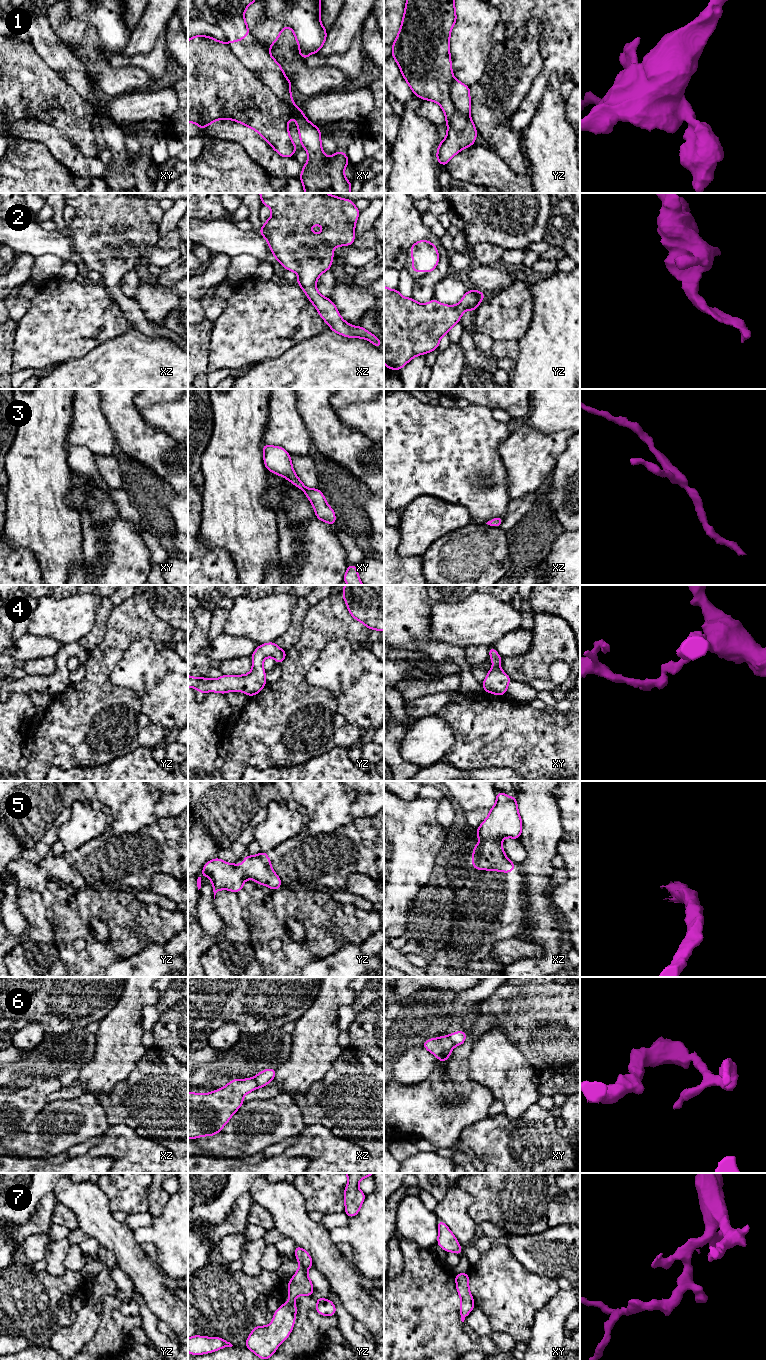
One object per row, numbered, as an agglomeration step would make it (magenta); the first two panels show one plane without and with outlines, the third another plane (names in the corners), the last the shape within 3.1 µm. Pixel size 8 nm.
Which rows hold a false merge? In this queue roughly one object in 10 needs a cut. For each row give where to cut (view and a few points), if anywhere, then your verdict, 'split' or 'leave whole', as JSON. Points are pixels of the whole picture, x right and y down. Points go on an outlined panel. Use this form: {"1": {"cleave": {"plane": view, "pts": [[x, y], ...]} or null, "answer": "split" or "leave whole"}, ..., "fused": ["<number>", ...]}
{"1": {"cleave": {"plane": "xy", "pts": [[227, 44], [236, 57], [253, 70], [288, 106], [291, 116]]}, "answer": "split"}, "2": {"cleave": null, "answer": "leave whole"}, "3": {"cleave": null, "answer": "leave whole"}, "4": {"cleave": null, "answer": "leave whole"}, "5": {"cleave": null, "answer": "leave whole"}, "6": {"cleave": {"plane": "xy", "pts": [[447, 1036], [454, 1045]]}, "answer": "split"}, "7": {"cleave": null, "answer": "leave whole"}, "fused": ["1", "6"]}

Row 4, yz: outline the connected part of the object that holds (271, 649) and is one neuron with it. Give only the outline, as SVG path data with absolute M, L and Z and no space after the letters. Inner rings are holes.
M276 642L259 645L251 656L252 670L246 675L222 675L218 679L205 677L195 678L188 675L188 687L196 688L200 694L204 692L240 691L249 697L258 694L266 685L266 671L262 667L265 658L273 657L277 664L281 664L287 652L279 648Z

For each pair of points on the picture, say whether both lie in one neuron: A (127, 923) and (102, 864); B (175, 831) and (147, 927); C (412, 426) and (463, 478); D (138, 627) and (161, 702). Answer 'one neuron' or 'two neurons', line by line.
A: two neurons
B: two neurons
C: one neuron
D: two neurons

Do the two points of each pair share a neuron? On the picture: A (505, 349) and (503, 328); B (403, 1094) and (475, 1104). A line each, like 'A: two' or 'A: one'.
A: two
B: one

